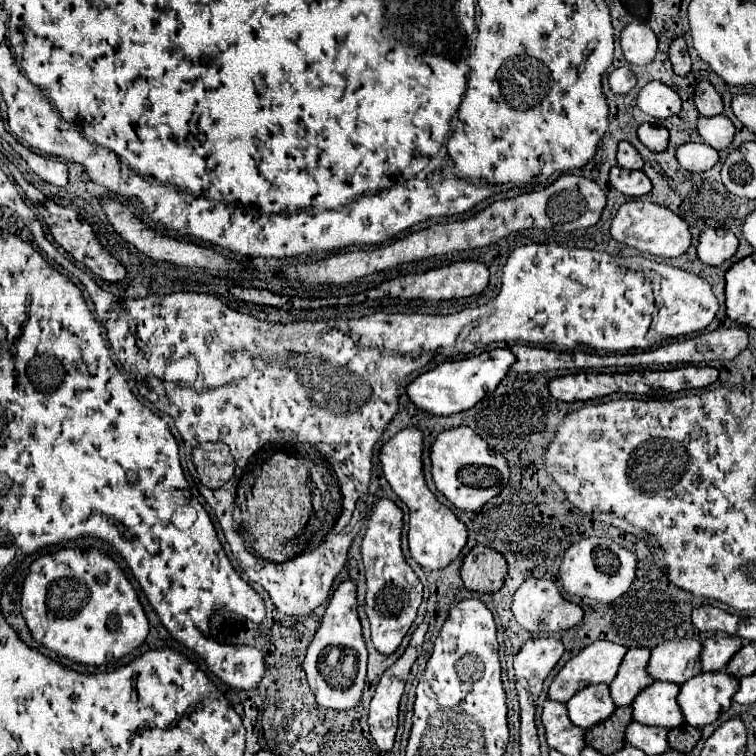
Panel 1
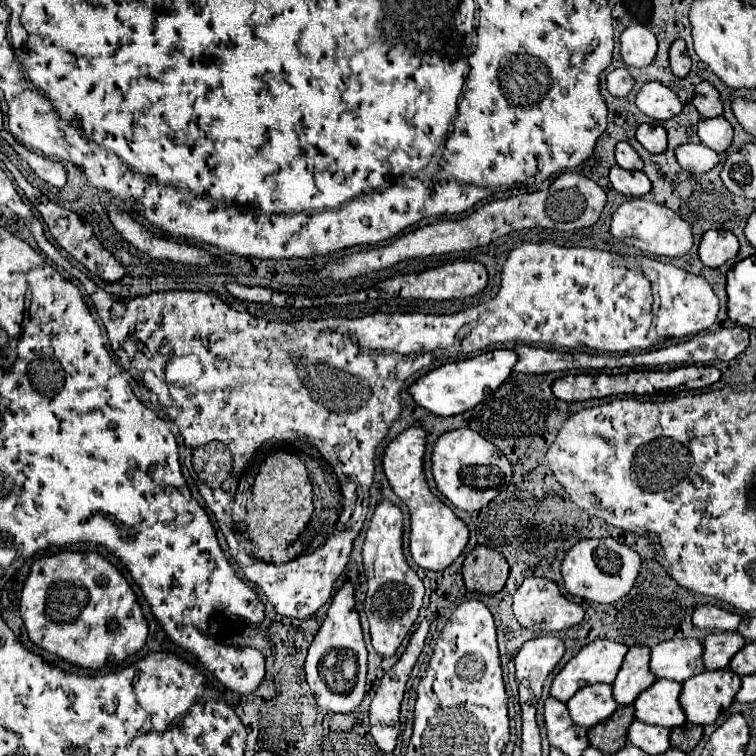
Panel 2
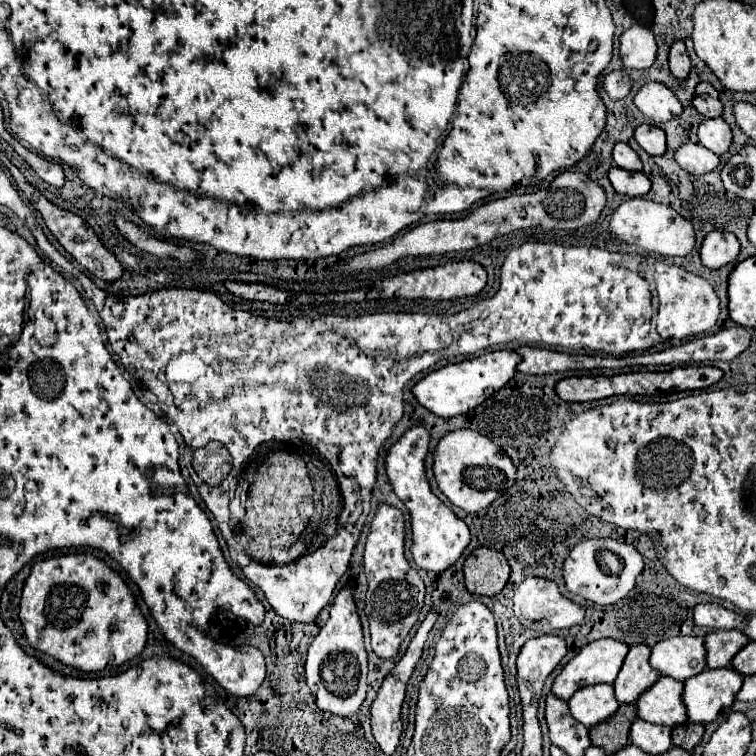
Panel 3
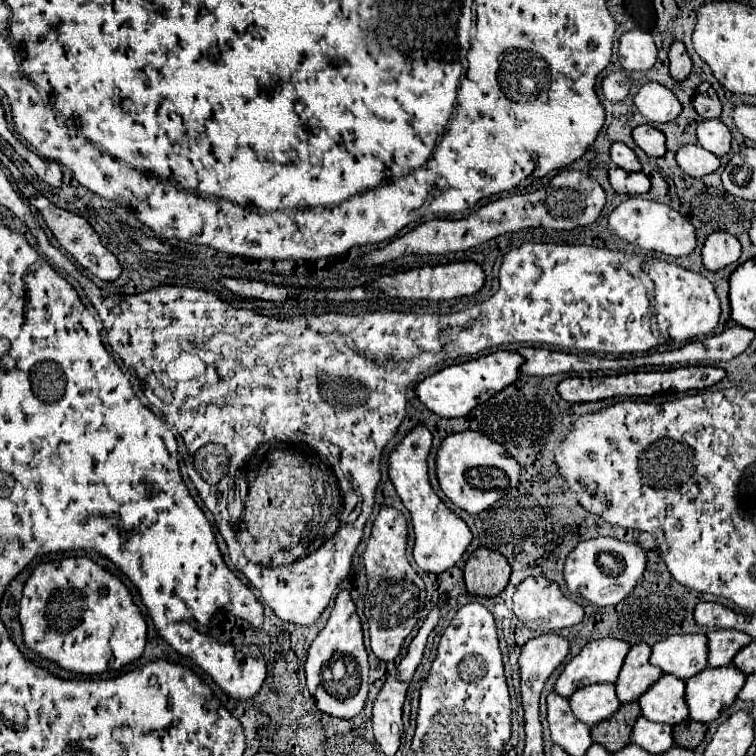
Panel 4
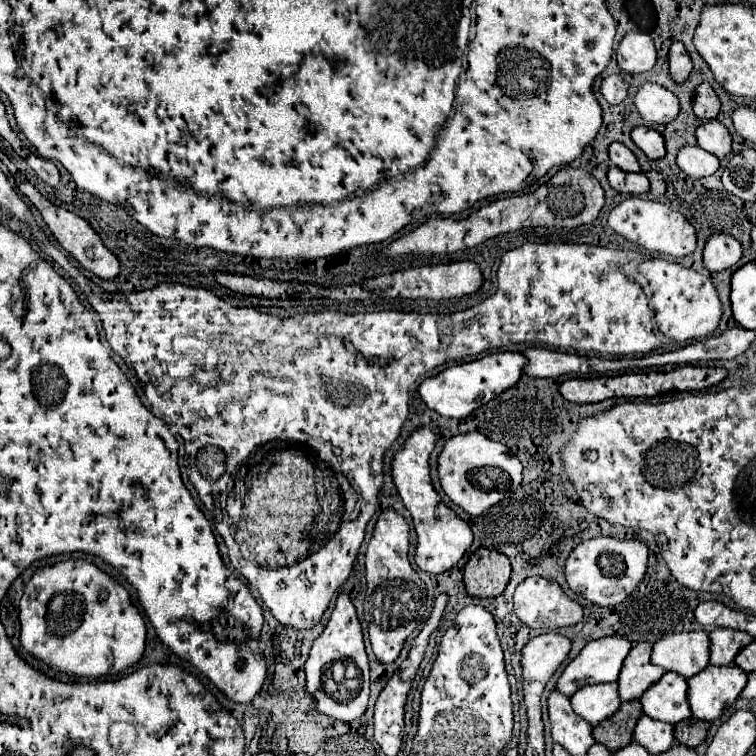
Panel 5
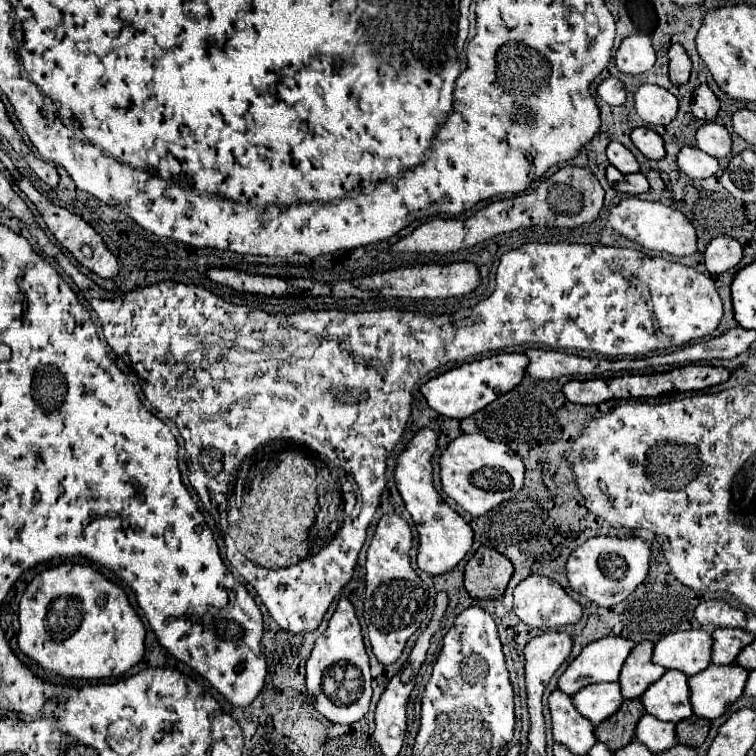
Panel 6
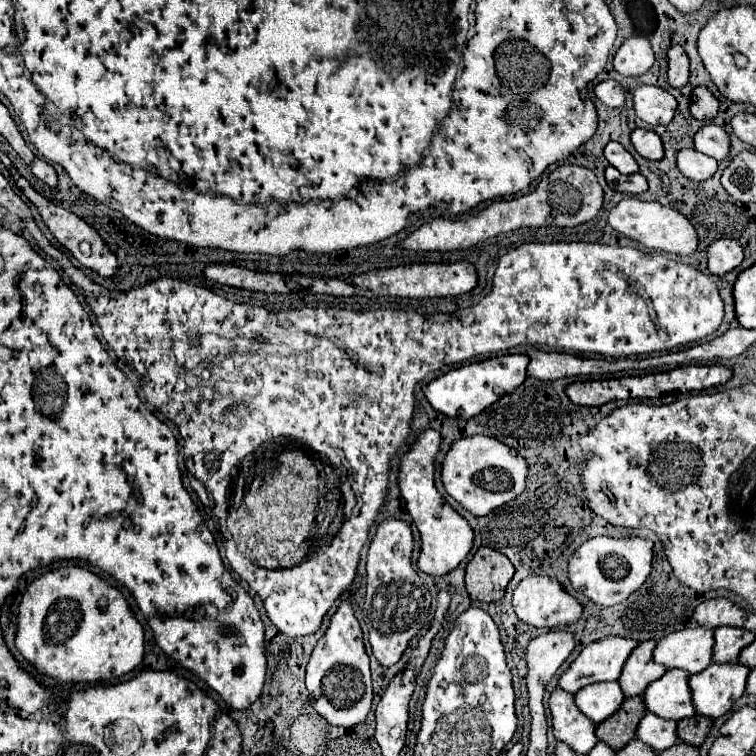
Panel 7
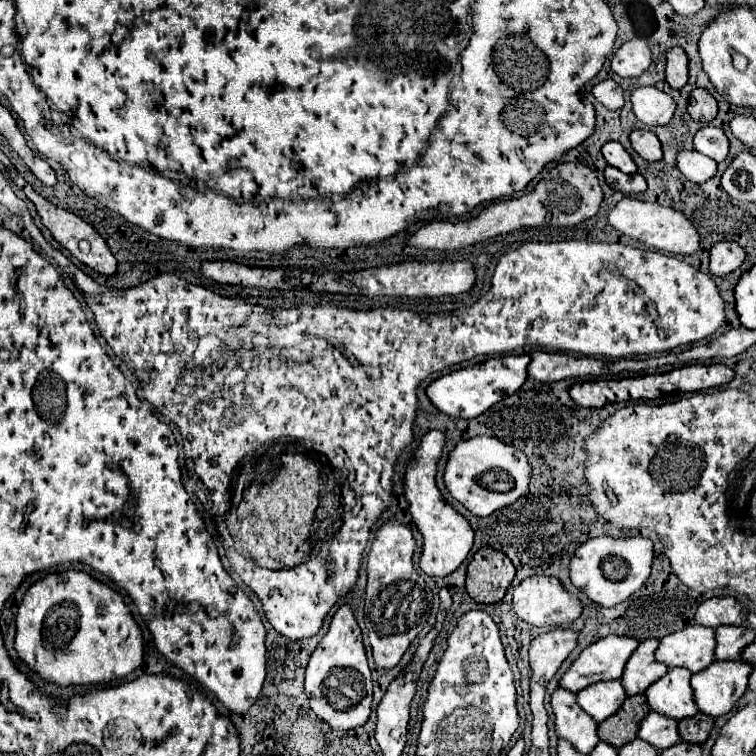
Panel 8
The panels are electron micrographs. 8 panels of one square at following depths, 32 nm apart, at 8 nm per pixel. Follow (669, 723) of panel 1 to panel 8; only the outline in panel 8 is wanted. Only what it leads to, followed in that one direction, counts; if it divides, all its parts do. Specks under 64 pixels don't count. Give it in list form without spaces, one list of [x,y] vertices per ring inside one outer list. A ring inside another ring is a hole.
[[[686,668],[668,670],[658,682],[654,682],[644,692],[650,710],[674,720],[682,720],[698,714],[692,696],[690,676],[692,674]]]

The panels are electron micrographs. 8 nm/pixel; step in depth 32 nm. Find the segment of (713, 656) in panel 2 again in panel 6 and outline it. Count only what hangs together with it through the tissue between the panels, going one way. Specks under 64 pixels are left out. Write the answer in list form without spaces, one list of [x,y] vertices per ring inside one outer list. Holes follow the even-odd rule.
[[[716,628],[712,632],[712,640],[712,664],[732,664],[738,652],[748,646],[754,636],[746,634],[746,630]]]

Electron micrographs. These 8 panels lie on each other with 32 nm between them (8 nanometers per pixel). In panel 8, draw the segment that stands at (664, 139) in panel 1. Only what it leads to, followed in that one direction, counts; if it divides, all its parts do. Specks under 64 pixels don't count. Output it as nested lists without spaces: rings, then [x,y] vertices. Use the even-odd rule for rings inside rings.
[[[634,130],[630,134],[630,142],[632,142],[632,148],[644,158],[644,160],[660,160],[662,158],[662,146],[660,146],[660,140],[654,132],[650,130]]]

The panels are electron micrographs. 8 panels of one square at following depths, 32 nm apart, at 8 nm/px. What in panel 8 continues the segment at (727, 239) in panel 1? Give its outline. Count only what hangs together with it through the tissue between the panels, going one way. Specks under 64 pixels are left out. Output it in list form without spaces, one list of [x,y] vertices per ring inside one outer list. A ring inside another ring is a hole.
[[[716,242],[710,248],[710,272],[714,276],[726,276],[734,272],[746,258],[746,252],[738,242]]]

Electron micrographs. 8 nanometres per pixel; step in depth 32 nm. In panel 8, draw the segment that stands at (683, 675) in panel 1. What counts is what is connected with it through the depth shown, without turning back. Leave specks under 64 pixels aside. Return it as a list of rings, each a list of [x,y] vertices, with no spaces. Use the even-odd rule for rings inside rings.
[[[688,626],[660,640],[654,656],[668,668],[686,668],[700,672],[714,662],[714,630],[702,626]]]

